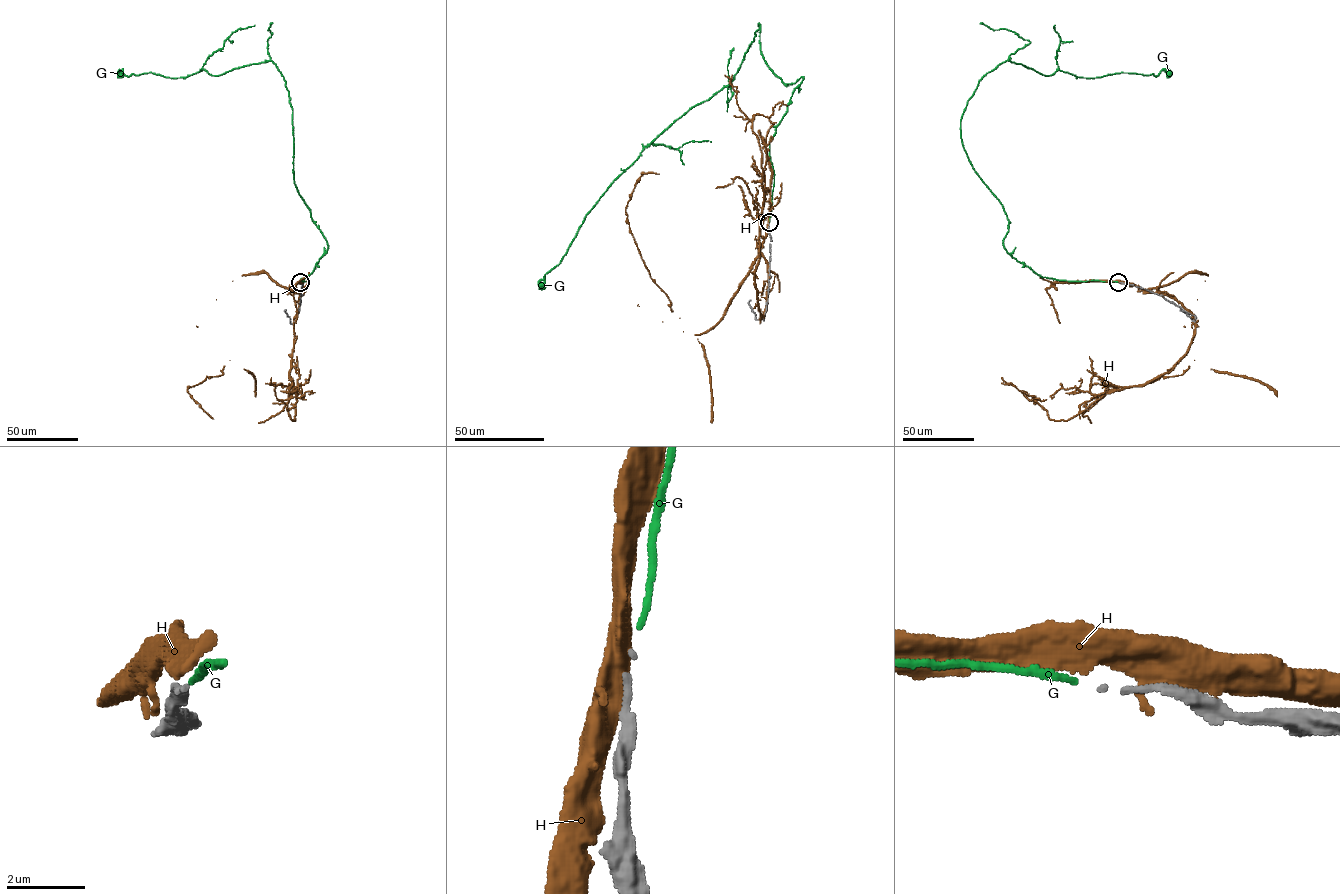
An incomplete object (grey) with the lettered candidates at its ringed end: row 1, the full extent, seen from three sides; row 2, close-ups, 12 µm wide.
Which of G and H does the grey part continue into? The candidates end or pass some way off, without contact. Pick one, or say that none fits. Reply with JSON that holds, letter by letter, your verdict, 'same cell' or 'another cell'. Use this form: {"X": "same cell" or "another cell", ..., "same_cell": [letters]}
{"G": "same cell", "H": "another cell", "same_cell": ["G"]}

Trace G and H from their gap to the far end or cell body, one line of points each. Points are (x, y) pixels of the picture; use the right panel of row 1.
G: (1118, 282), (1043, 277), (1007, 252), (1009, 221), (964, 149), (961, 116), (1007, 60), (1045, 75), (1169, 74)
H: (1118, 282), (1175, 297), (1193, 339), (1080, 418), (1103, 393), (1194, 360)

